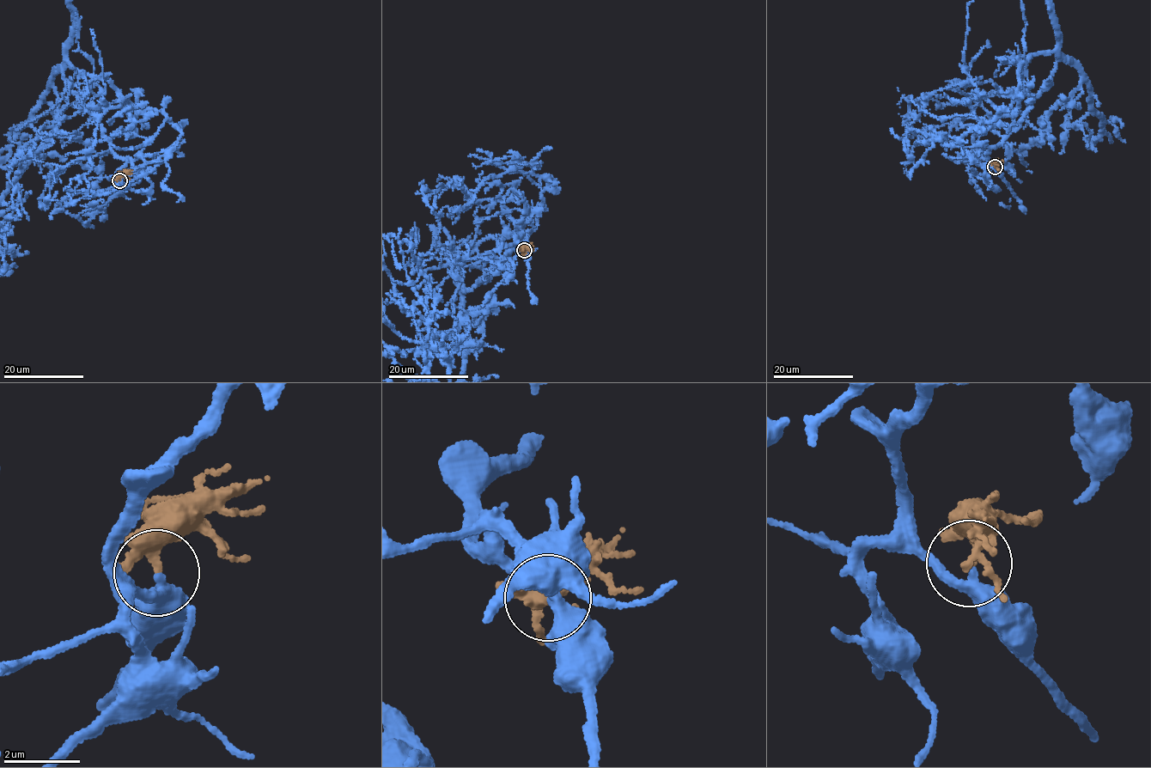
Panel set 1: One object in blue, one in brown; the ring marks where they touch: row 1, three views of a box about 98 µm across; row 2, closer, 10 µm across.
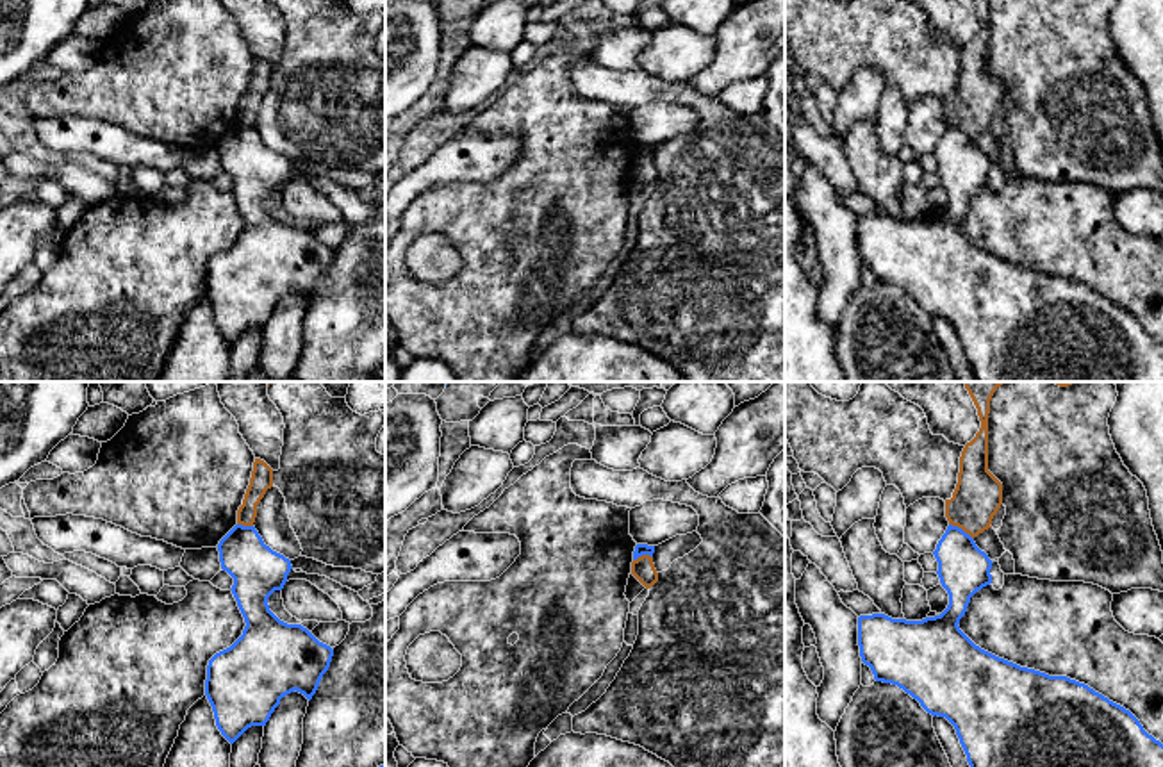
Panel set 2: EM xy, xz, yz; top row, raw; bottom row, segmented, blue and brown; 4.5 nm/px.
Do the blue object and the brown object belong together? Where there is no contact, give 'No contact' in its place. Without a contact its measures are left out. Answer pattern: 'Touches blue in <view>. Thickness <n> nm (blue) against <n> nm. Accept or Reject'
Touches blue in yz. Thickness 240 nm (blue) against 220 nm. Reject

